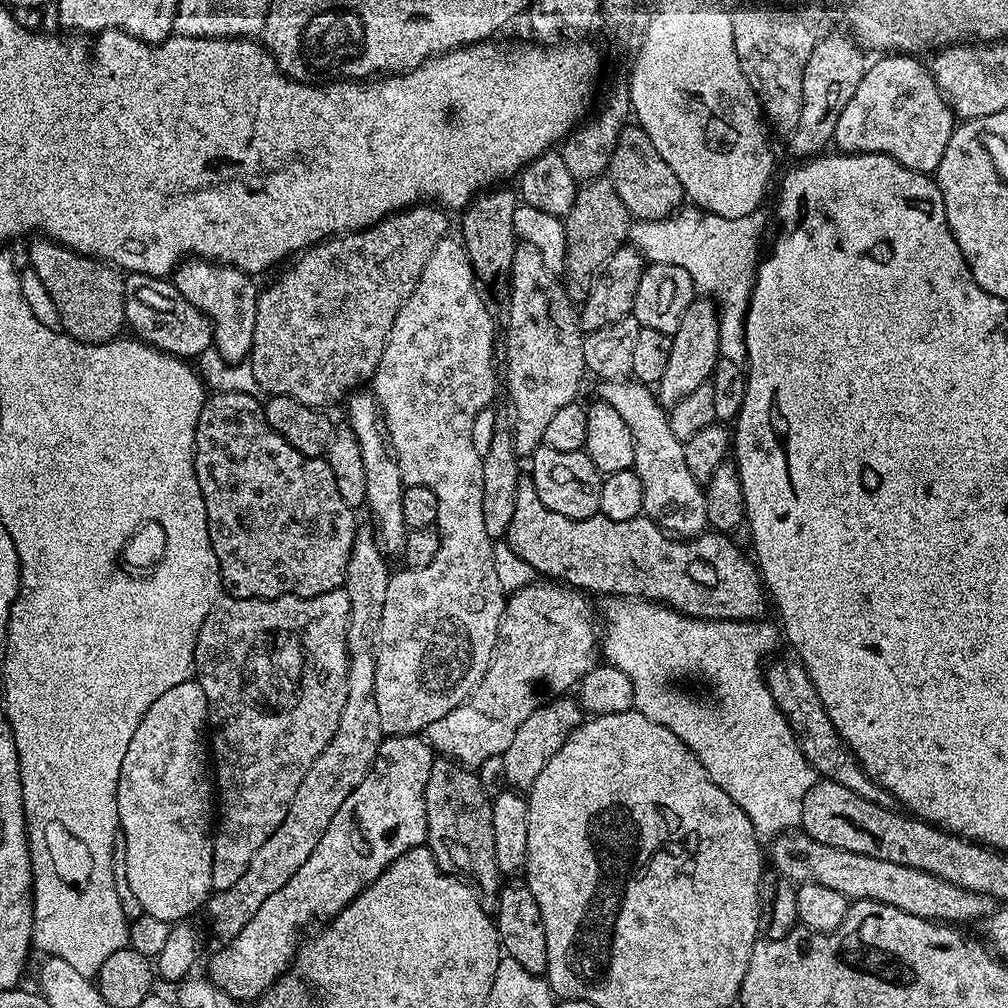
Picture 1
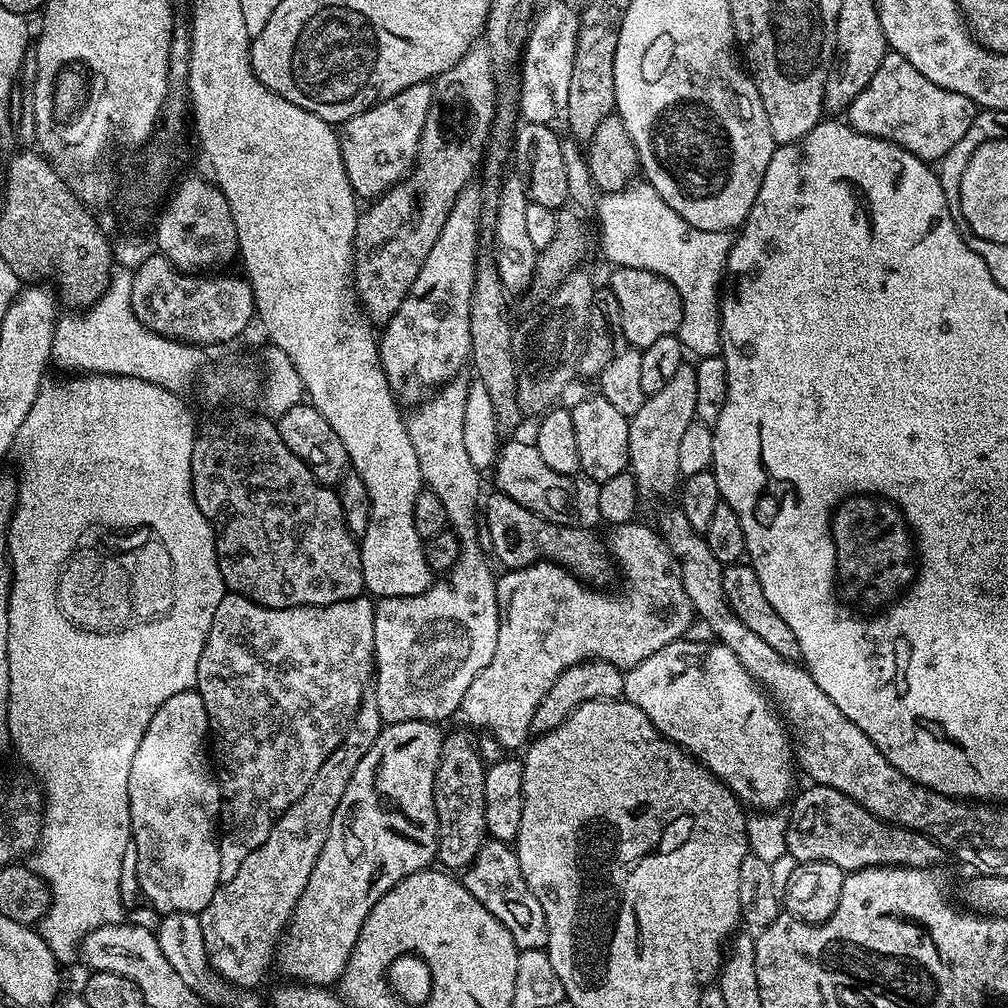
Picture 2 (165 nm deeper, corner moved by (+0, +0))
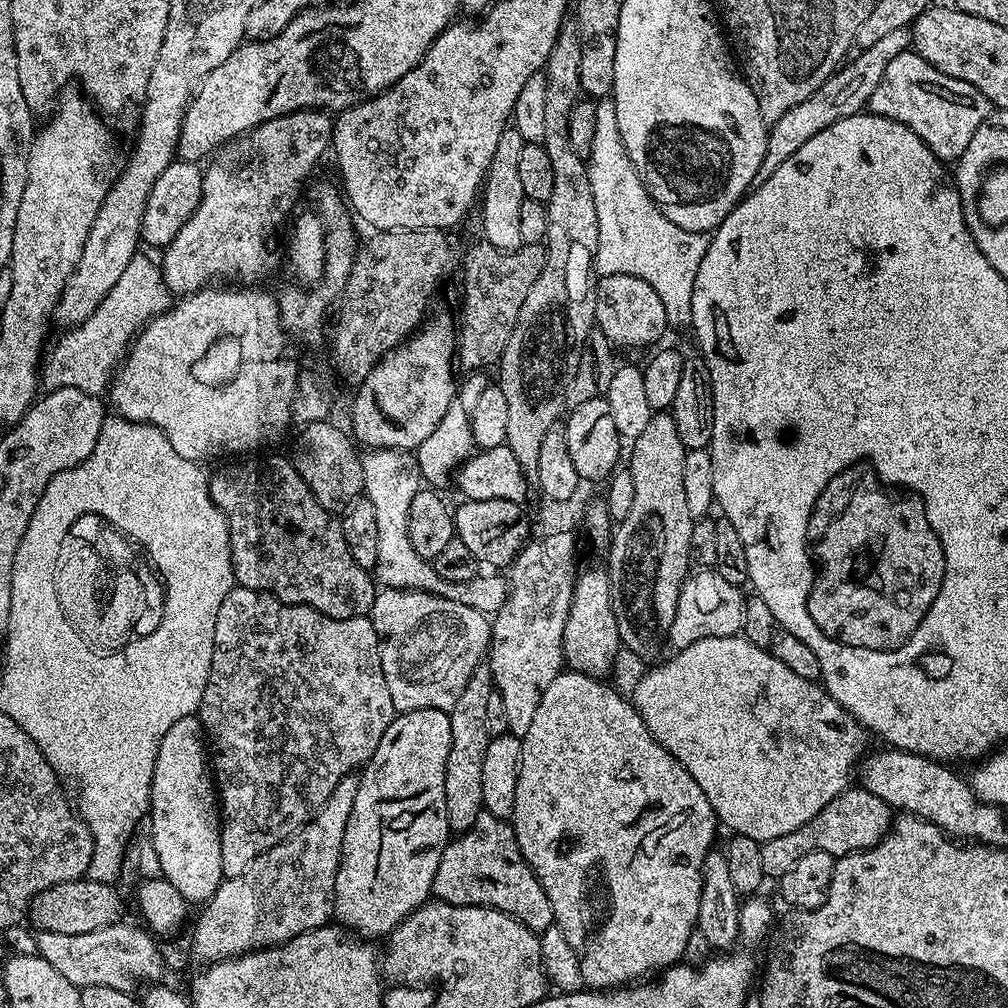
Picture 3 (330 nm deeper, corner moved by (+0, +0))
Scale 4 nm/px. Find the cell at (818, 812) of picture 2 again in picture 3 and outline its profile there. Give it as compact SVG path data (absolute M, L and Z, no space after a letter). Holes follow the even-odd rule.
M859 786L845 788L834 802L822 806L810 822L798 826L798 830L790 830L790 834L782 834L782 838L770 838L761 843L762 870L765 877L779 878L786 870L798 863L798 858L806 854L814 854L814 850L822 850L834 857L849 856L852 852L863 852L865 848L873 848L886 833L892 829L894 810L878 794L870 794L870 790Z

